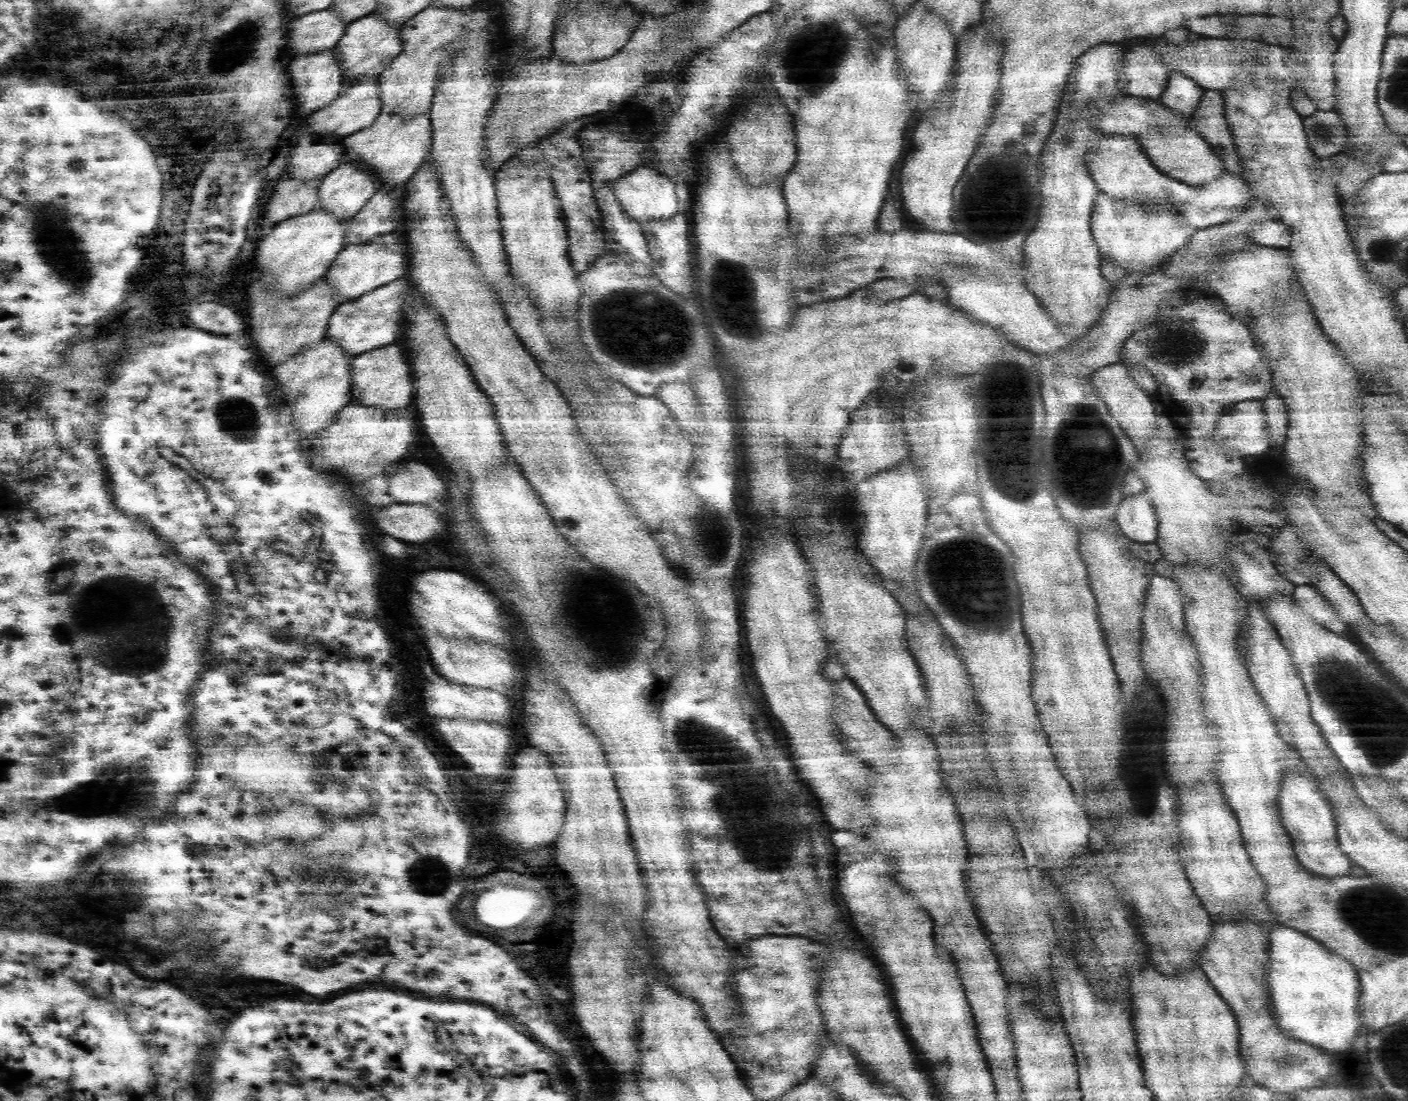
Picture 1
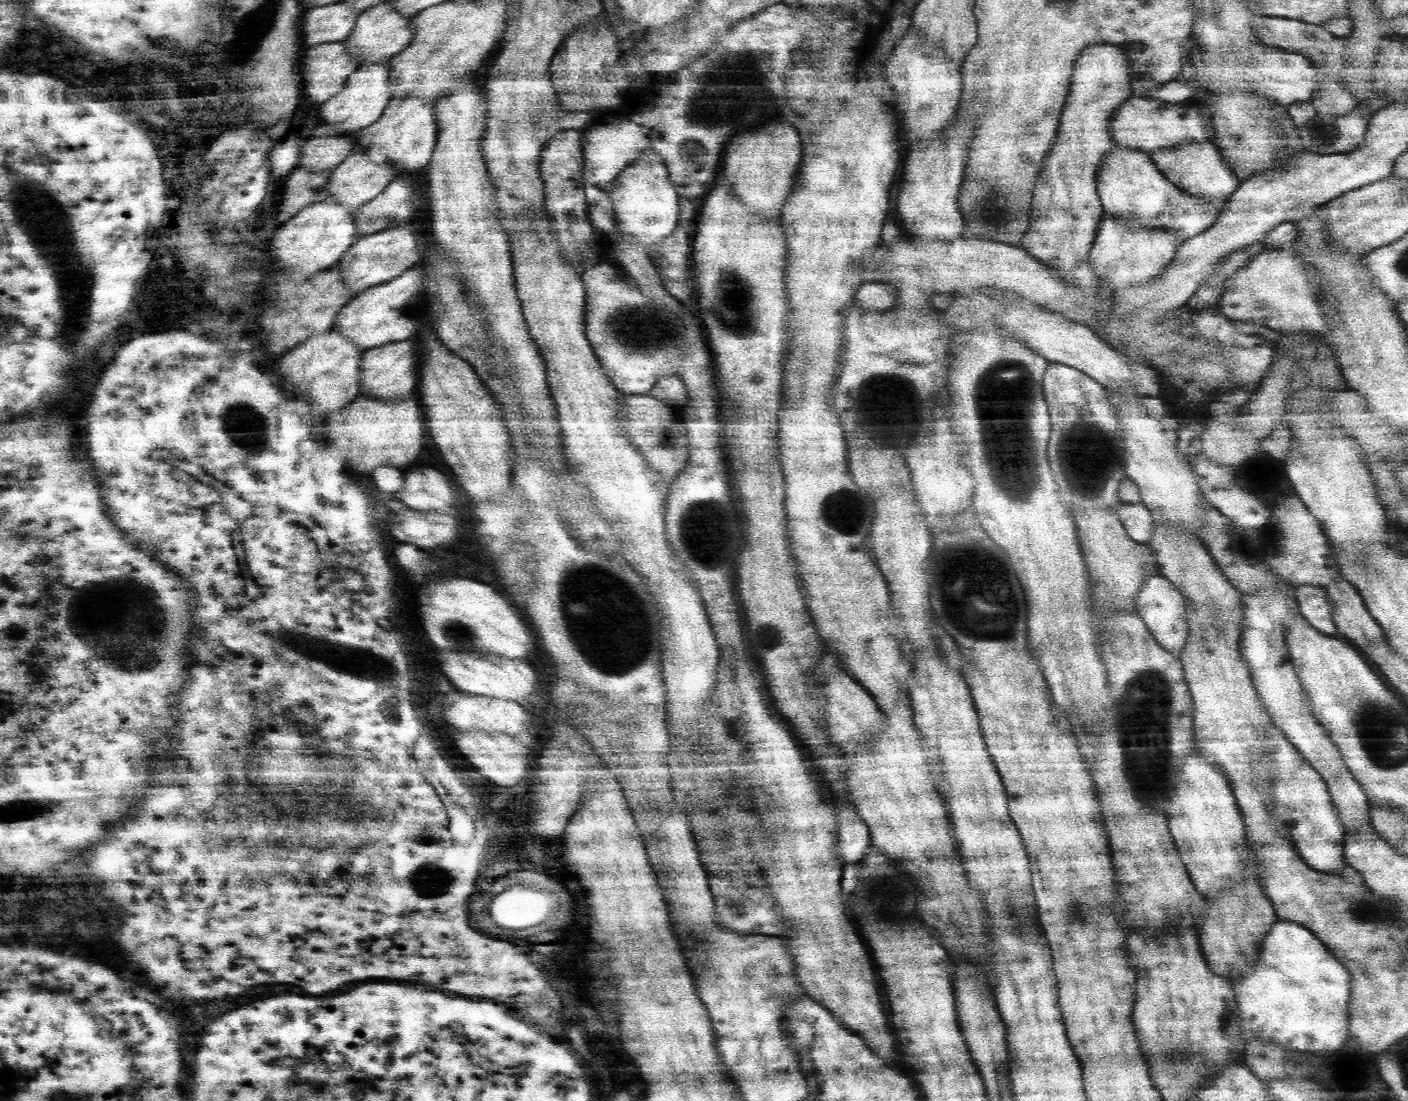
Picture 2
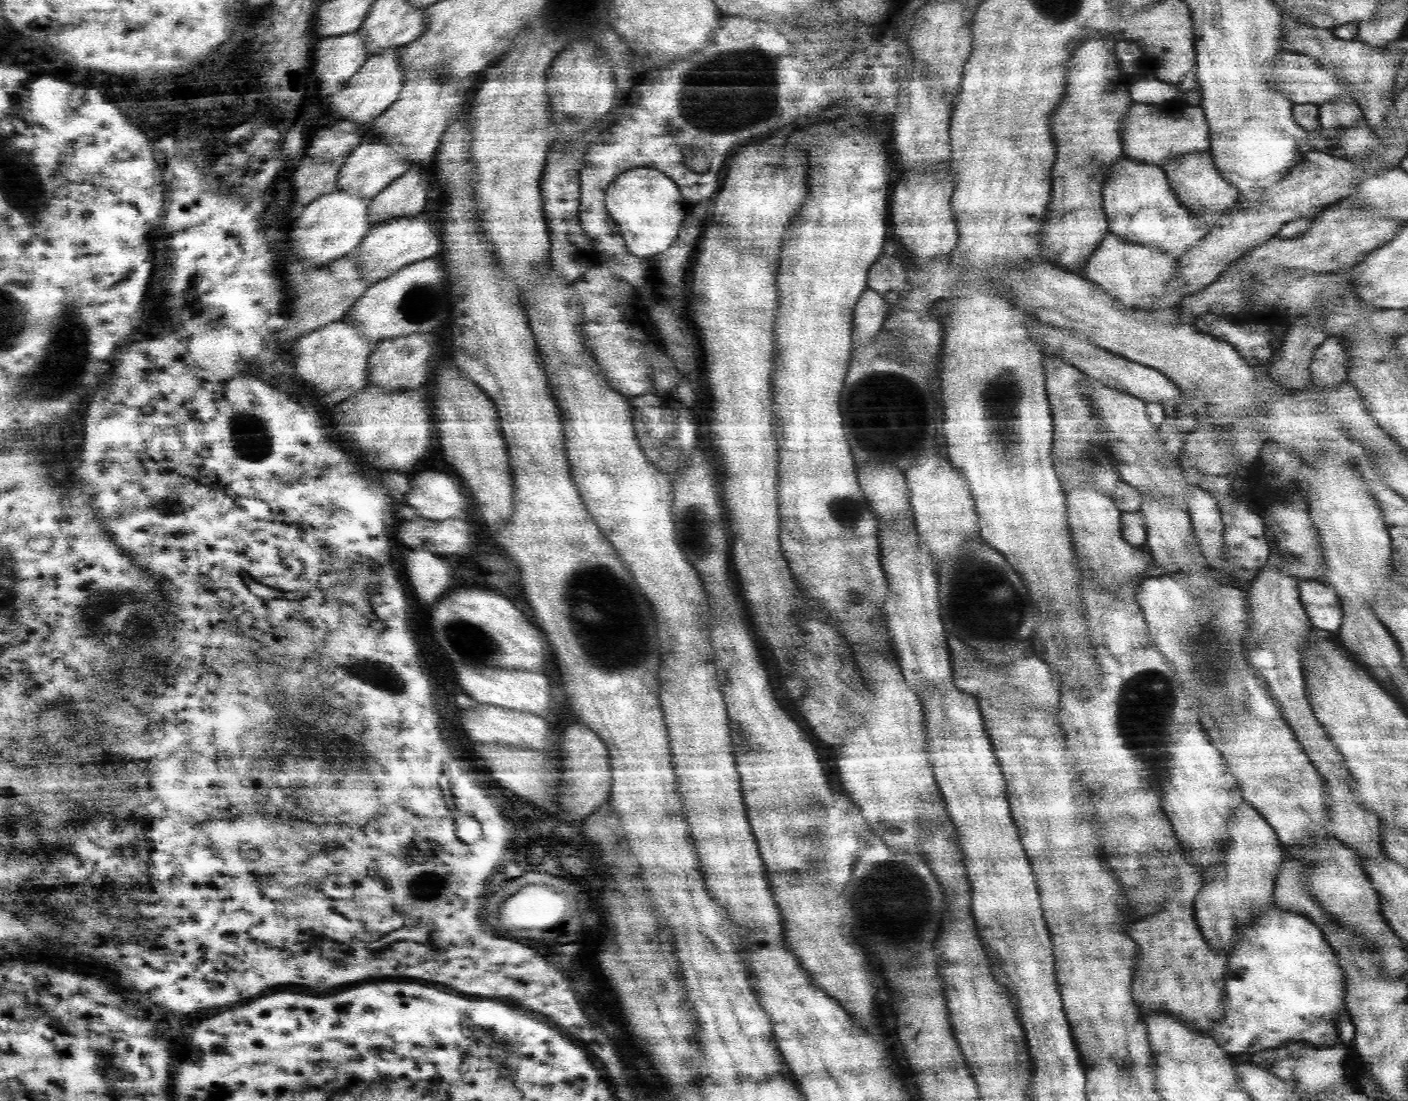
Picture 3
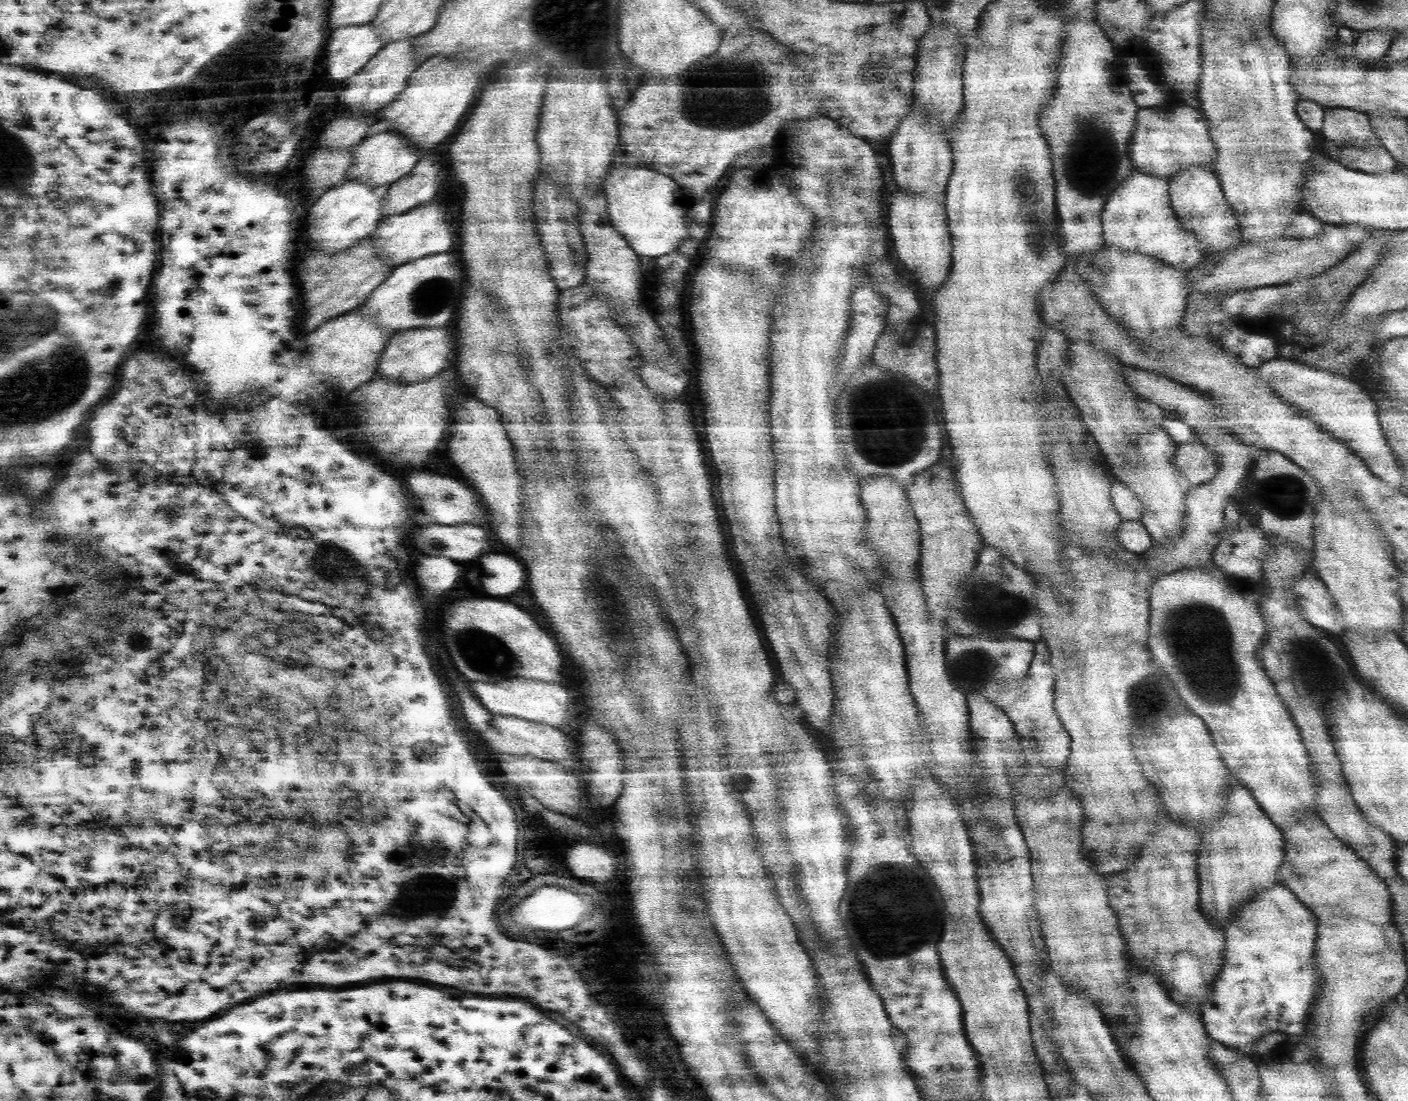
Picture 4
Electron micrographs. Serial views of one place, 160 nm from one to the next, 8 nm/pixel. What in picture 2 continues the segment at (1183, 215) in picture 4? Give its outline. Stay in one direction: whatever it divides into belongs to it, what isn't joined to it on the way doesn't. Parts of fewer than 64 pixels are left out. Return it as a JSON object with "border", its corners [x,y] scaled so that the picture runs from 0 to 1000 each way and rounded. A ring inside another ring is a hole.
{"border":[[[861,127],[828,133],[818,136],[817,141],[827,160],[845,177],[853,177],[854,180],[871,180],[879,173],[881,166],[879,160],[873,153],[868,137]]]}

